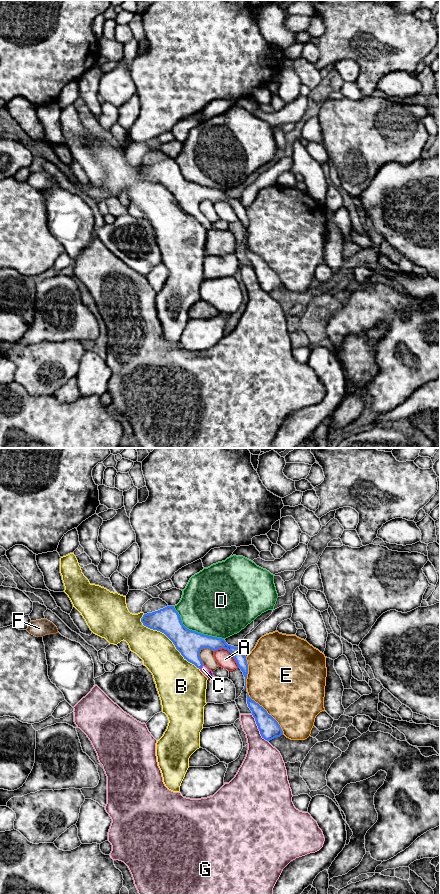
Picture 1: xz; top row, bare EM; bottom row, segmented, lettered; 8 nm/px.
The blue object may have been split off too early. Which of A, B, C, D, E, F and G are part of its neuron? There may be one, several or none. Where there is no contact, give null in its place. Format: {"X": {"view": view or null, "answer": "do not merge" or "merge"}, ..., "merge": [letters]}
{"A": {"view": "xz", "answer": "do not merge"}, "B": {"view": "xz", "answer": "do not merge"}, "C": {"view": "xz", "answer": "merge"}, "D": {"view": "xz", "answer": "do not merge"}, "E": {"view": "xz", "answer": "do not merge"}, "F": {"view": "xz", "answer": "do not merge"}, "G": {"view": "xz", "answer": "do not merge"}, "merge": ["C"]}

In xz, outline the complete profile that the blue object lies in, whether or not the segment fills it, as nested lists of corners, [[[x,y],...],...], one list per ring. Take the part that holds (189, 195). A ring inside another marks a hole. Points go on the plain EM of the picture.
[[[167,158],[163,161],[160,161],[158,163],[144,166],[141,170],[141,174],[144,178],[160,183],[164,185],[175,197],[176,201],[181,205],[181,207],[186,211],[188,214],[194,216],[197,220],[200,221],[200,223],[209,231],[213,229],[213,225],[211,222],[209,222],[206,218],[203,217],[202,212],[200,211],[199,204],[203,200],[209,200],[213,203],[216,203],[218,201],[227,201],[234,209],[238,220],[241,221],[243,224],[243,227],[245,229],[245,238],[246,240],[246,231],[248,226],[248,216],[246,212],[246,208],[241,203],[240,199],[234,199],[231,197],[228,197],[226,193],[222,190],[212,189],[208,187],[204,187],[201,185],[198,185],[196,183],[192,183],[187,181],[183,176],[180,167],[175,162],[174,158]]]

